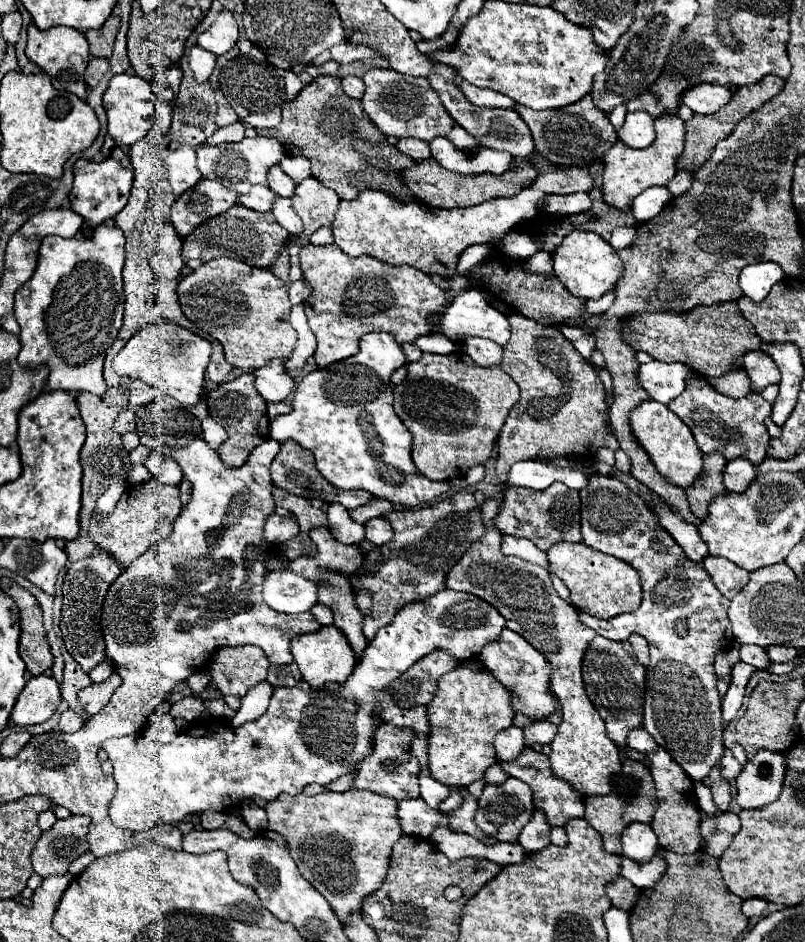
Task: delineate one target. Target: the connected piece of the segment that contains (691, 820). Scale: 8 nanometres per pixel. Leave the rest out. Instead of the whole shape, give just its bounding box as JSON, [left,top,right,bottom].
[647,749,701,853]

